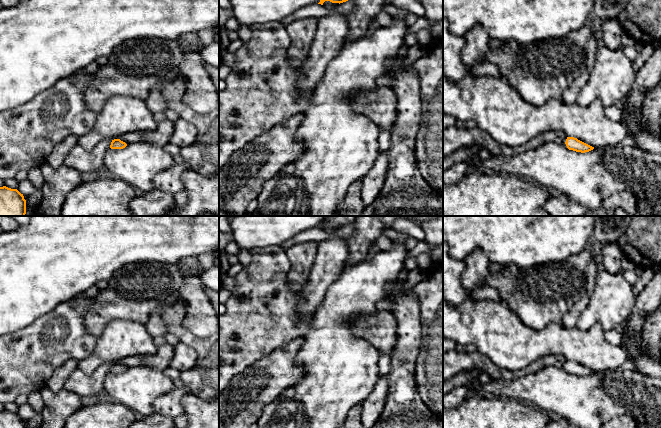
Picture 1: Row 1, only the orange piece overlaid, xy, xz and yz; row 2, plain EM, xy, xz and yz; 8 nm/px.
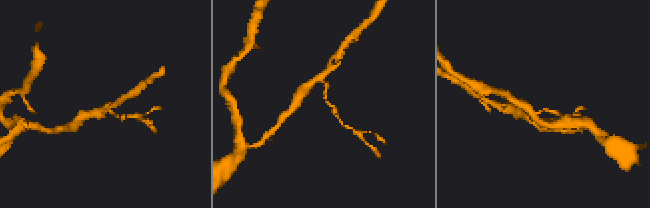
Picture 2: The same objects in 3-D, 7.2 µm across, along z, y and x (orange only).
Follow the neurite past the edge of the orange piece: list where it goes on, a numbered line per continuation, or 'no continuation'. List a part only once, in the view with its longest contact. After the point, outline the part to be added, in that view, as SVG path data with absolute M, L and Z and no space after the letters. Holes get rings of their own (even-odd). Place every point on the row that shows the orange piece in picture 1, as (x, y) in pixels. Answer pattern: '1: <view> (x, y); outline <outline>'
no continuation

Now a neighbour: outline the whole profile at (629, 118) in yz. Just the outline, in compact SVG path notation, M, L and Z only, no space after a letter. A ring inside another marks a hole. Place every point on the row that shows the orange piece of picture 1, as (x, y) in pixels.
M661 79L645 96L641 112L641 115L626 112L621 121L628 126L629 131L637 132L640 130L639 121L643 120L648 128L661 139Z

